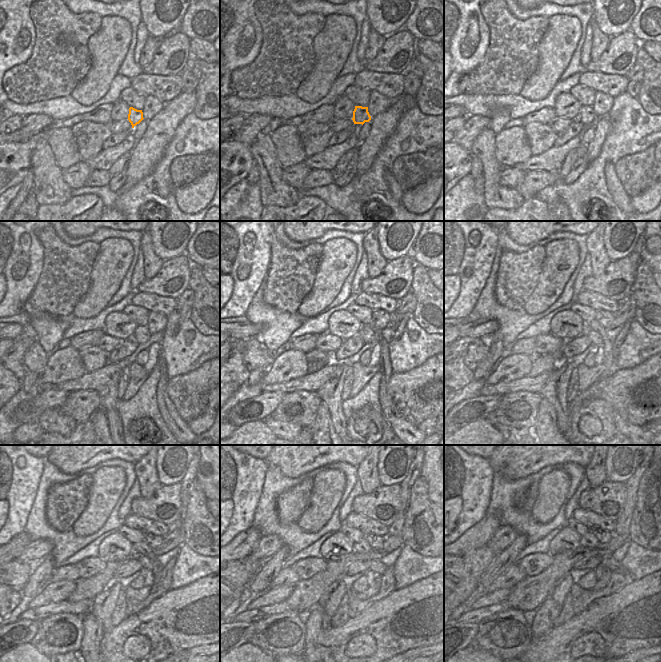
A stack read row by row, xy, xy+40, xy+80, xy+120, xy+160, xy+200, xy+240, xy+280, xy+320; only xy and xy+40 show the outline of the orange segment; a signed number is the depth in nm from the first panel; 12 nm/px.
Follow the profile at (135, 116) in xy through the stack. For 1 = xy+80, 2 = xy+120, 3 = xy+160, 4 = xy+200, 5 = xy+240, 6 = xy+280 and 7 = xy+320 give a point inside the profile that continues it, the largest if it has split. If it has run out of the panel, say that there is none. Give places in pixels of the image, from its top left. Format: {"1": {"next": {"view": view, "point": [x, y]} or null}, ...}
{"1": {"next": {"view": "xy+80", "point": [587, 115]}}, "2": {"next": {"view": "xy+120", "point": [142, 335]}}, "3": {"next": {"view": "xy+160", "point": [368, 336]}}, "4": {"next": {"view": "xy+200", "point": [596, 339]}}, "5": {"next": {"view": "xy+240", "point": [150, 564]}}, "6": {"next": {"view": "xy+280", "point": [376, 565]}}, "7": {"next": {"view": "xy+320", "point": [613, 565]}}}

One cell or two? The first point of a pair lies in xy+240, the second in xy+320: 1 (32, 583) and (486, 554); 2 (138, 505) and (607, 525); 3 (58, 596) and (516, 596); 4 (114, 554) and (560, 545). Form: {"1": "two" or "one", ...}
{"1": "two", "2": "two", "3": "two", "4": "one"}

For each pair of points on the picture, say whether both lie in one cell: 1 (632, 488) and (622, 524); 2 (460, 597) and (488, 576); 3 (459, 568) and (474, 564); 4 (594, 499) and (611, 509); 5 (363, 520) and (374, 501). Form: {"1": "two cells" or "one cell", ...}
{"1": "one cell", "2": "two cells", "3": "two cells", "4": "one cell", "5": "two cells"}

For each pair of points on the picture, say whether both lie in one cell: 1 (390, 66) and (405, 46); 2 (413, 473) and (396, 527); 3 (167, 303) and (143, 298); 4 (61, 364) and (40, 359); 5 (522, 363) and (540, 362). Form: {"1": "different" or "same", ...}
{"1": "same", "2": "same", "3": "same", "4": "different", "5": "different"}

